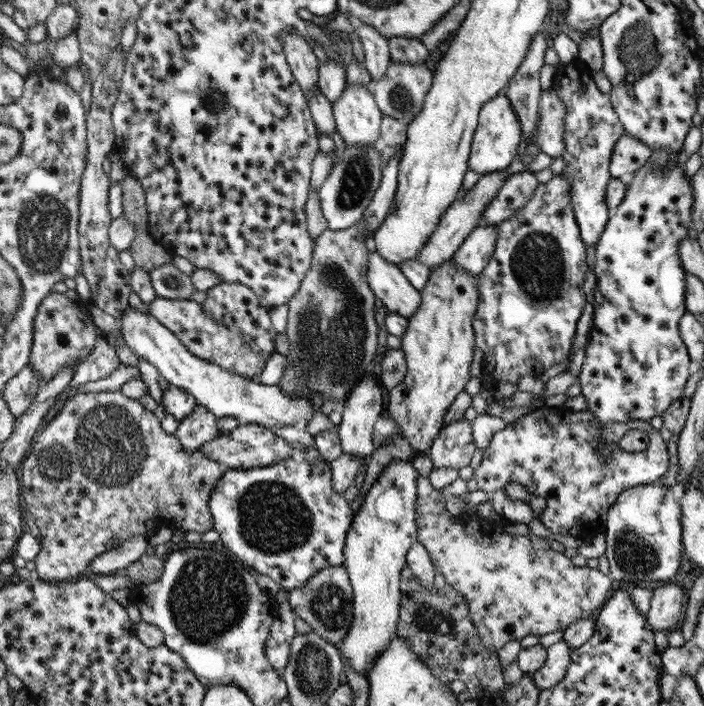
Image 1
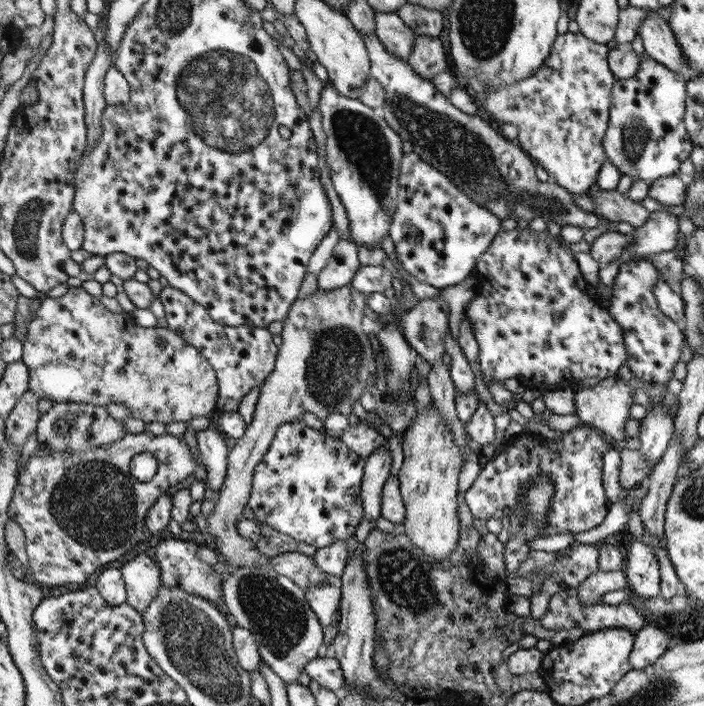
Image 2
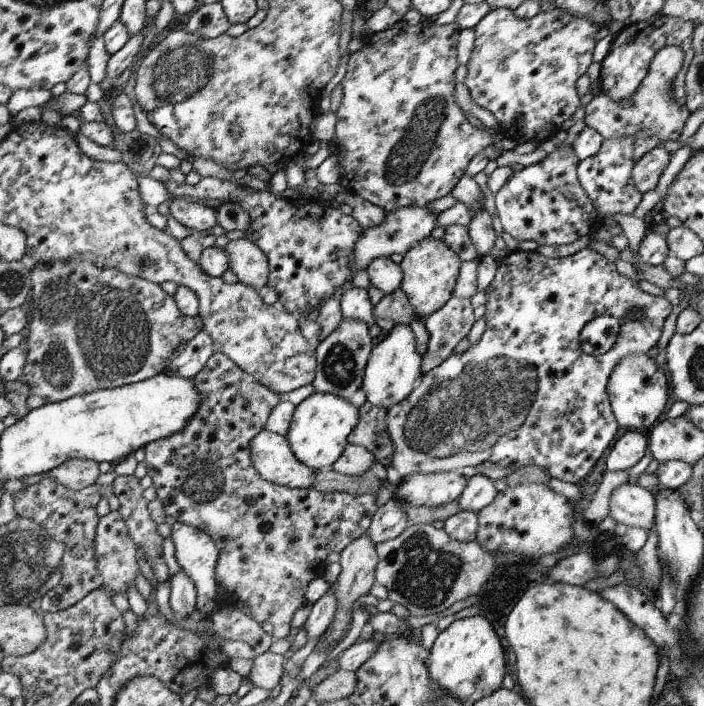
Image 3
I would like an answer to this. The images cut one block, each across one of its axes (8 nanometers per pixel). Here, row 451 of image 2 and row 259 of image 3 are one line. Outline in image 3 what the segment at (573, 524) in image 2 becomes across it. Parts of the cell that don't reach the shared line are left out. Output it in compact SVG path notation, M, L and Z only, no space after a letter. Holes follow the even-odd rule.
M590 247L579 250L572 255L561 258L557 257L556 259L546 257L539 251L522 251L518 249L508 252L502 260L497 261L497 264L494 279L486 288L486 311L483 316L484 320L486 320L486 330L482 333L480 340L474 346L471 345L462 354L452 353L440 366L433 368L428 374L420 376L414 390L386 413L388 434L390 434L390 440L394 444L394 454L392 454L390 464L392 464L392 468L396 470L396 473L403 478L408 478L416 473L430 474L442 471L460 471L462 468L466 468L466 466L476 467L483 462L493 462L495 466L507 465L510 467L516 466L517 468L519 466L528 466L528 464L536 464L536 466L544 468L548 476L577 485L579 480L582 480L592 470L600 456L604 454L604 450L616 438L616 432L618 432L619 424L616 422L612 412L606 388L612 370L616 368L618 360L622 360L622 358L630 356L630 354L646 354L648 350L657 346L657 342L662 334L662 327L666 318L672 313L673 306L666 297L654 296L641 290L640 286L638 286L639 281L630 280L630 278L618 274L616 264L608 262L604 256L590 249ZM635 307L639 308L640 314L638 318L630 319L630 321L626 320L628 314ZM602 315L610 315L620 321L619 334L616 342L614 342L614 346L608 352L595 357L586 354L582 350L579 336L582 328L588 322Z

